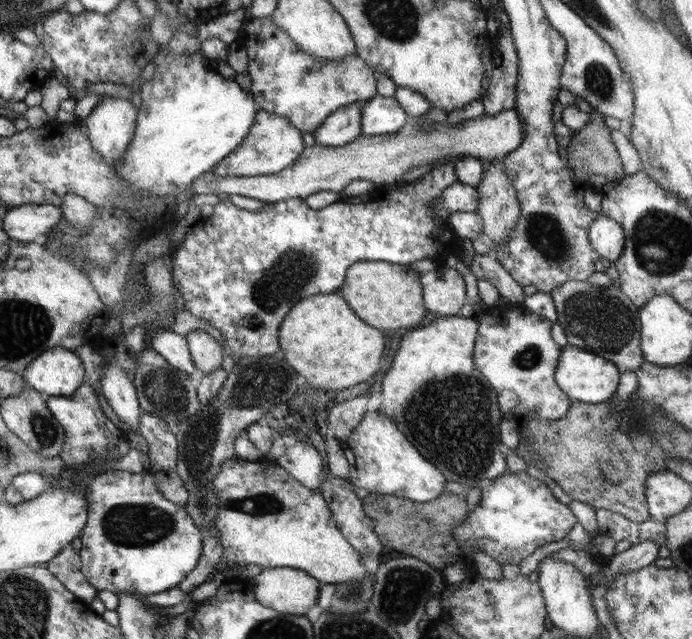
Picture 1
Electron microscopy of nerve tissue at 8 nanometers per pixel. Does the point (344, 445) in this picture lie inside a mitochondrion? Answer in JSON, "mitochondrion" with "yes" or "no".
{"mitochondrion":"no"}

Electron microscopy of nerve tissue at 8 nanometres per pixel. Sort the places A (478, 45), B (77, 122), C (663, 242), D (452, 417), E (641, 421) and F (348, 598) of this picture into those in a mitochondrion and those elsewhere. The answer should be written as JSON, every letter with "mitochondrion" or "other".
{"A":"other","B":"other","C":"mitochondrion","D":"mitochondrion","E":"mitochondrion","F":"mitochondrion"}

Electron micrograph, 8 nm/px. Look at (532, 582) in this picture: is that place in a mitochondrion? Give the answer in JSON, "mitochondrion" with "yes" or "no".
{"mitochondrion":"no"}

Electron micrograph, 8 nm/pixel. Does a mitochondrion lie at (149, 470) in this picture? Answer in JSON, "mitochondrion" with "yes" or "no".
{"mitochondrion":"no"}

